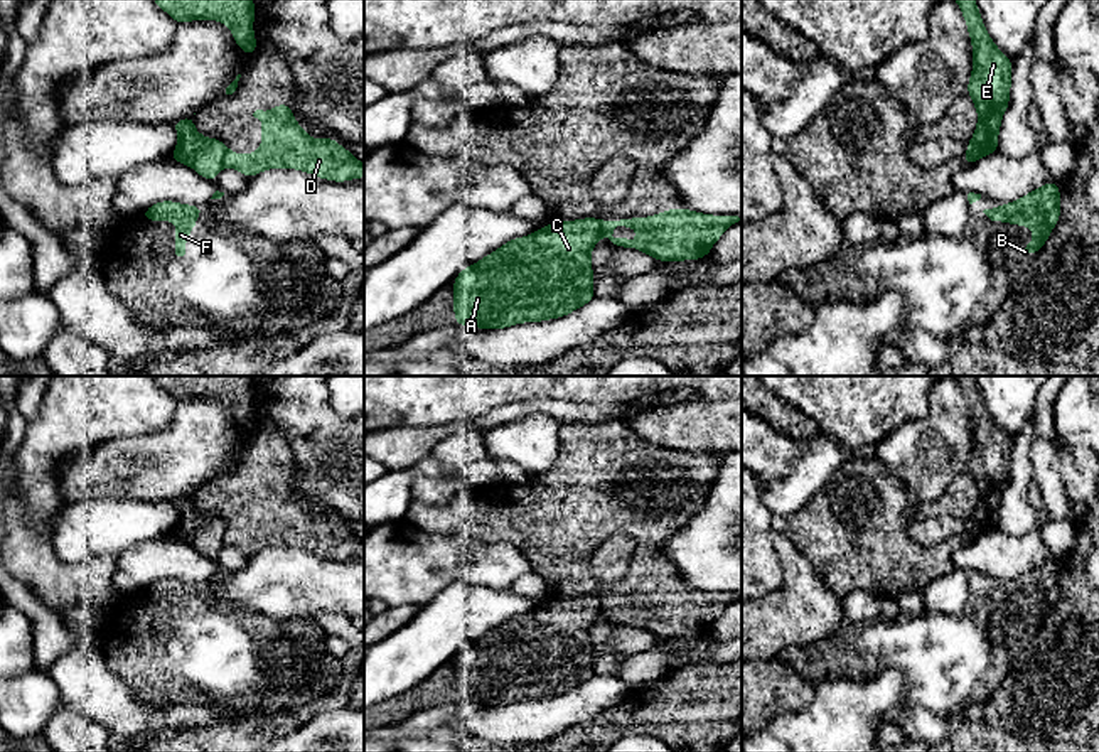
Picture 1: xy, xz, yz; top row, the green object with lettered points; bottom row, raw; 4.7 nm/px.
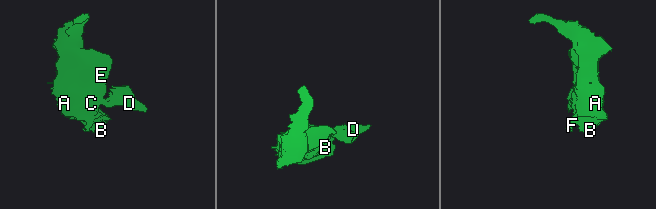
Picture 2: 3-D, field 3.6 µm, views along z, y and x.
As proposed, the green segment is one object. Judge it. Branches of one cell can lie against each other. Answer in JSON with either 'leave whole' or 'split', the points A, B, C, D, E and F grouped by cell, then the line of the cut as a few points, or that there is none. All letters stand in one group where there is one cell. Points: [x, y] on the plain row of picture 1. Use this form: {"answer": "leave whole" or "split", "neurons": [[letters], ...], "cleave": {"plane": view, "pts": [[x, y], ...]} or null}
{"answer": "split", "neurons": [["A", "B", "C", "E", "F"], ["D"]], "cleave": {"plane": "xy", "pts": [[226, 528], [223, 543]]}}

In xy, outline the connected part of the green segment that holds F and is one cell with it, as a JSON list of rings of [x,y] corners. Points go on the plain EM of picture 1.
[[[160,578],[143,588],[140,595],[145,599],[174,599],[177,602],[175,632],[184,634],[189,610],[196,605],[196,595],[199,592],[206,592],[206,587],[201,583],[180,582],[175,578]]]

